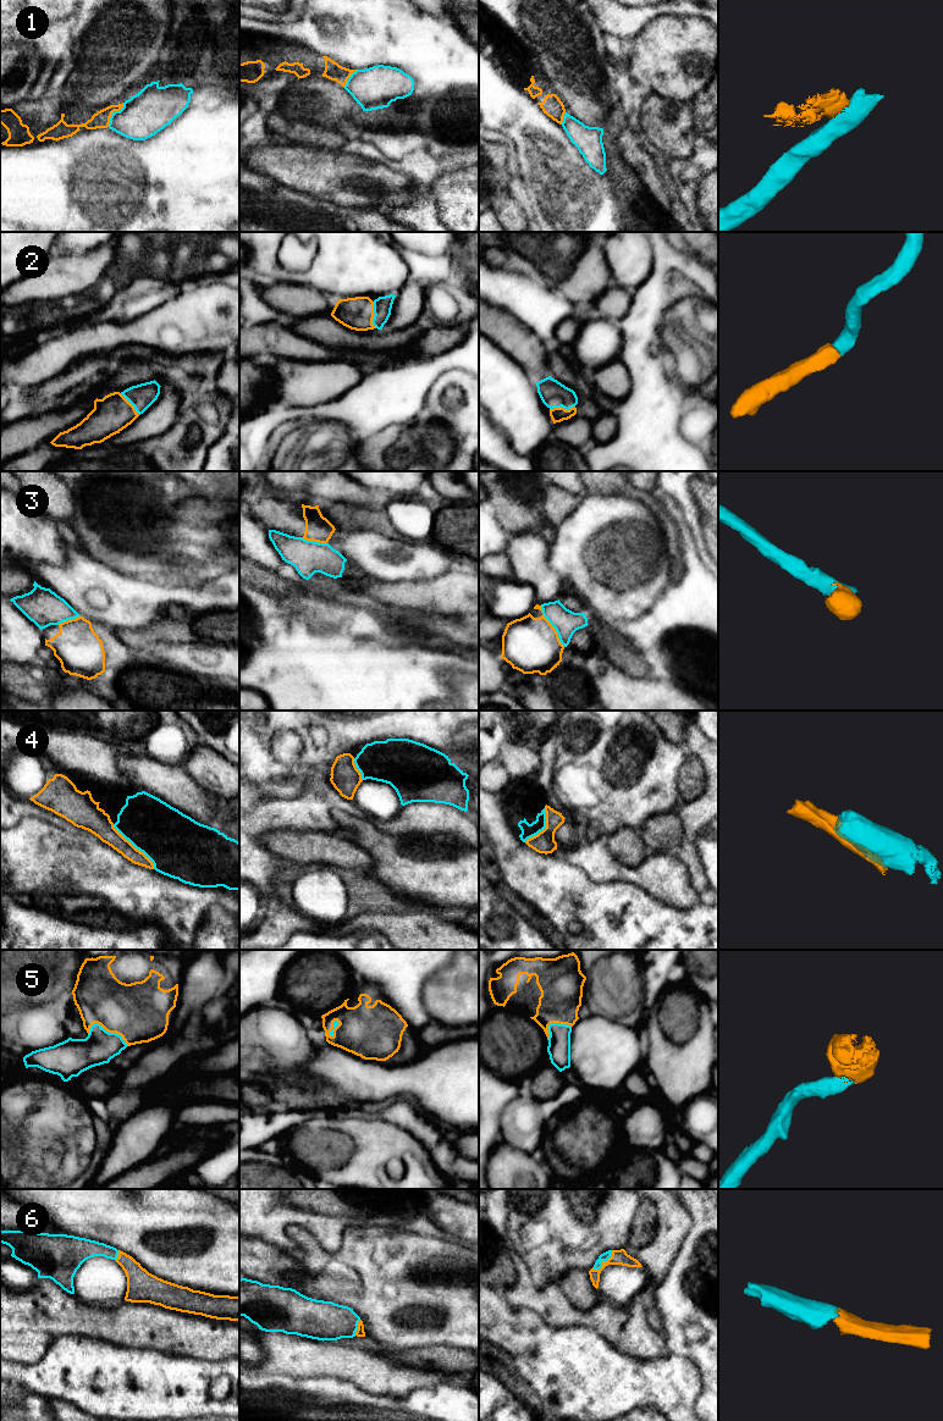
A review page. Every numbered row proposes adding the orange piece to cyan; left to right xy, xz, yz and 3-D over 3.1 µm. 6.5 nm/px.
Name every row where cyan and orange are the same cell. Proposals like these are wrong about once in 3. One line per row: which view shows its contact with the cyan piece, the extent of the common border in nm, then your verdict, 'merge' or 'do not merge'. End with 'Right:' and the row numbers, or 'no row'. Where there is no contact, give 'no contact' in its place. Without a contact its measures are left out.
1: contact in xy; length 190 nm; do not merge
2: contact in xz; length 180 nm; merge
3: contact in yz; length 320 nm; do not merge
4: contact in xy; length 400 nm; merge
5: contact in xy; length 280 nm; merge
6: contact in yz; length 180 nm; merge
Right: 2, 4, 5, 6

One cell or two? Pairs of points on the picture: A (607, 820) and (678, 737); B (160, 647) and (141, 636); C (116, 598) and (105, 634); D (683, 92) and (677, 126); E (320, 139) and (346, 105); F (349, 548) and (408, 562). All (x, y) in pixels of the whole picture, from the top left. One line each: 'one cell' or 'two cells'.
A: two cells
B: two cells
C: two cells
D: two cells
E: two cells
F: one cell

